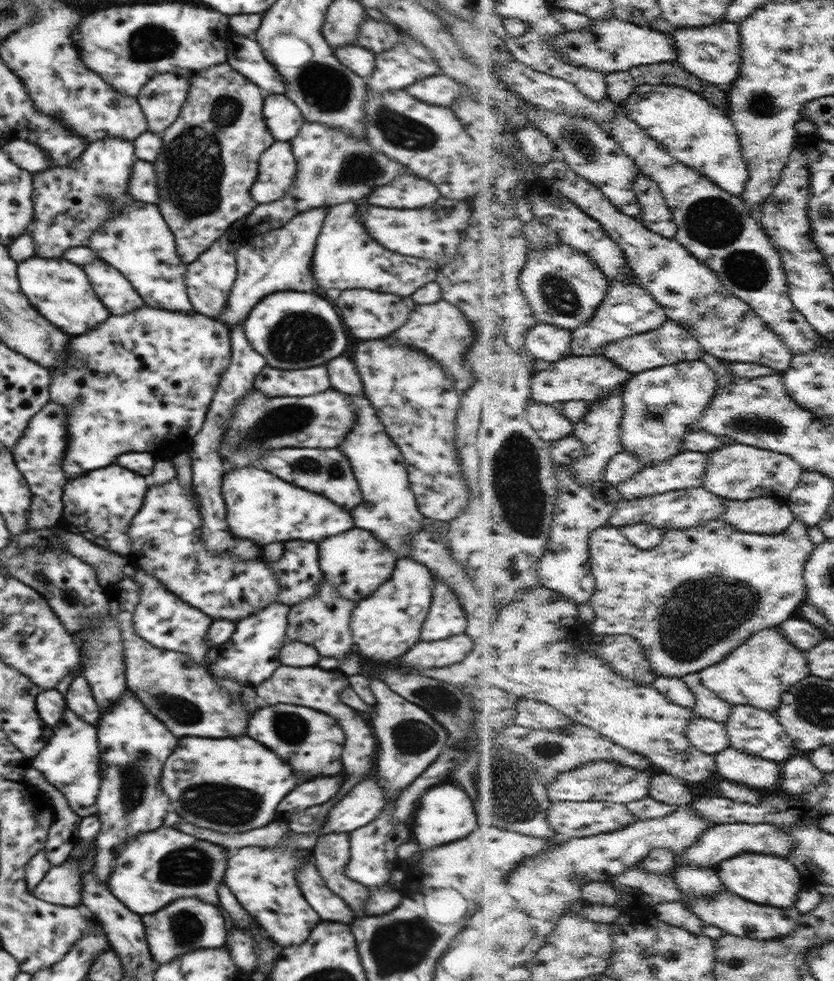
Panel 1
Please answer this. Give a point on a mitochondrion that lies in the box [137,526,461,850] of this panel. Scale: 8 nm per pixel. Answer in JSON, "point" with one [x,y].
{"point":[222,803]}

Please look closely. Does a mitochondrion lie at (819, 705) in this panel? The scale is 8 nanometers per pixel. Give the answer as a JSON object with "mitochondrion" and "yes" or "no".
{"mitochondrion":"yes"}

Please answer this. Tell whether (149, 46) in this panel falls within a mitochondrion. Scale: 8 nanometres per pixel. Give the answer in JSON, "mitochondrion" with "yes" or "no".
{"mitochondrion":"yes"}

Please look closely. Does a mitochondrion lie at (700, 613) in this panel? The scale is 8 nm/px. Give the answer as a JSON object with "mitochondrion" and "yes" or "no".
{"mitochondrion":"yes"}

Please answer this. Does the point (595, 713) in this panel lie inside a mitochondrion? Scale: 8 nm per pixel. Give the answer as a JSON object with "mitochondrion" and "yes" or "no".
{"mitochondrion":"no"}

